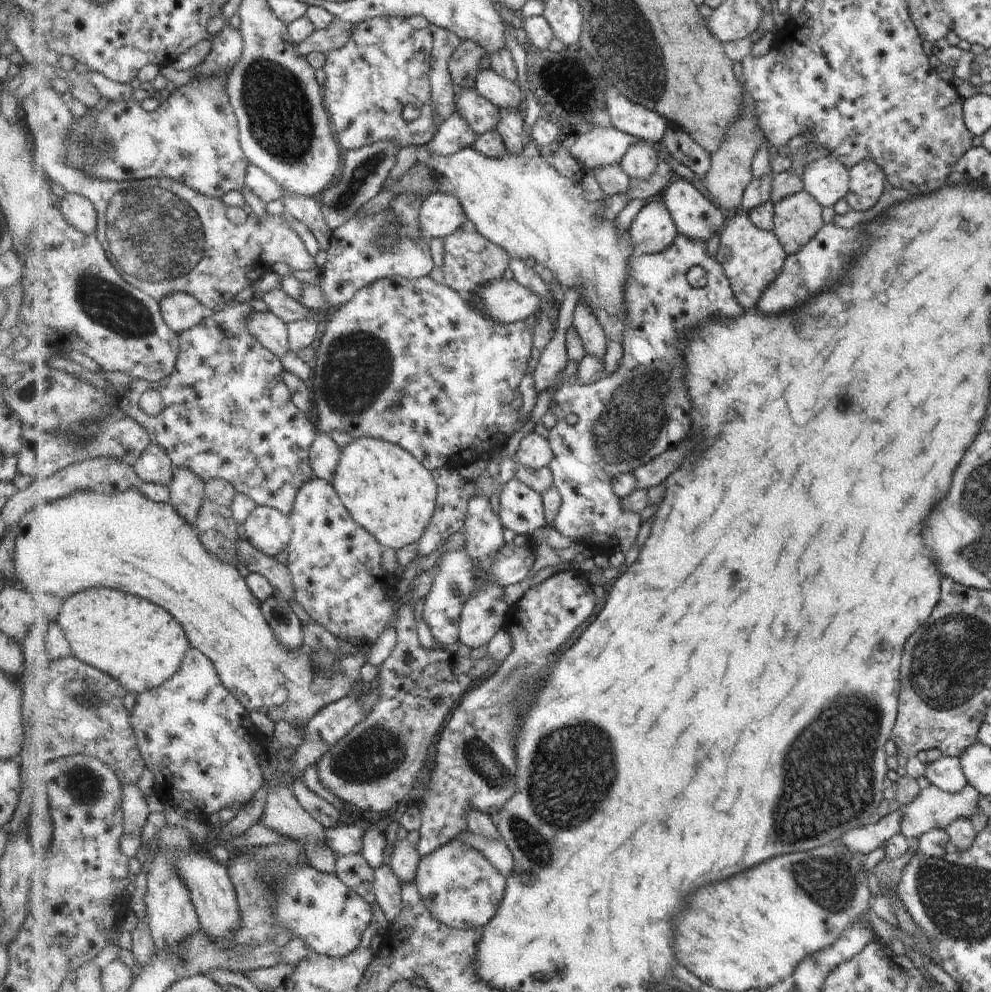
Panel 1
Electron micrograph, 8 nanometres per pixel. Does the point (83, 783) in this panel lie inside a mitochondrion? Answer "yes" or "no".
yes

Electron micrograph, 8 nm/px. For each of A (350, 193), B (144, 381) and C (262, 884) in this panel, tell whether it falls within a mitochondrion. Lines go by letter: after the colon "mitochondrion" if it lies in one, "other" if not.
A: mitochondrion
B: other
C: mitochondrion

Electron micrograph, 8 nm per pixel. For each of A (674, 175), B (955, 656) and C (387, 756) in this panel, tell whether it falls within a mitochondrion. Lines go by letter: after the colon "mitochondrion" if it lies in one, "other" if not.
A: other
B: mitochondrion
C: mitochondrion

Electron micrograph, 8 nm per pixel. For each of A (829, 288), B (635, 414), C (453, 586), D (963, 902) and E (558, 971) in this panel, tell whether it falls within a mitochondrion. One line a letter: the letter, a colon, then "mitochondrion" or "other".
A: other
B: mitochondrion
C: mitochondrion
D: mitochondrion
E: other

